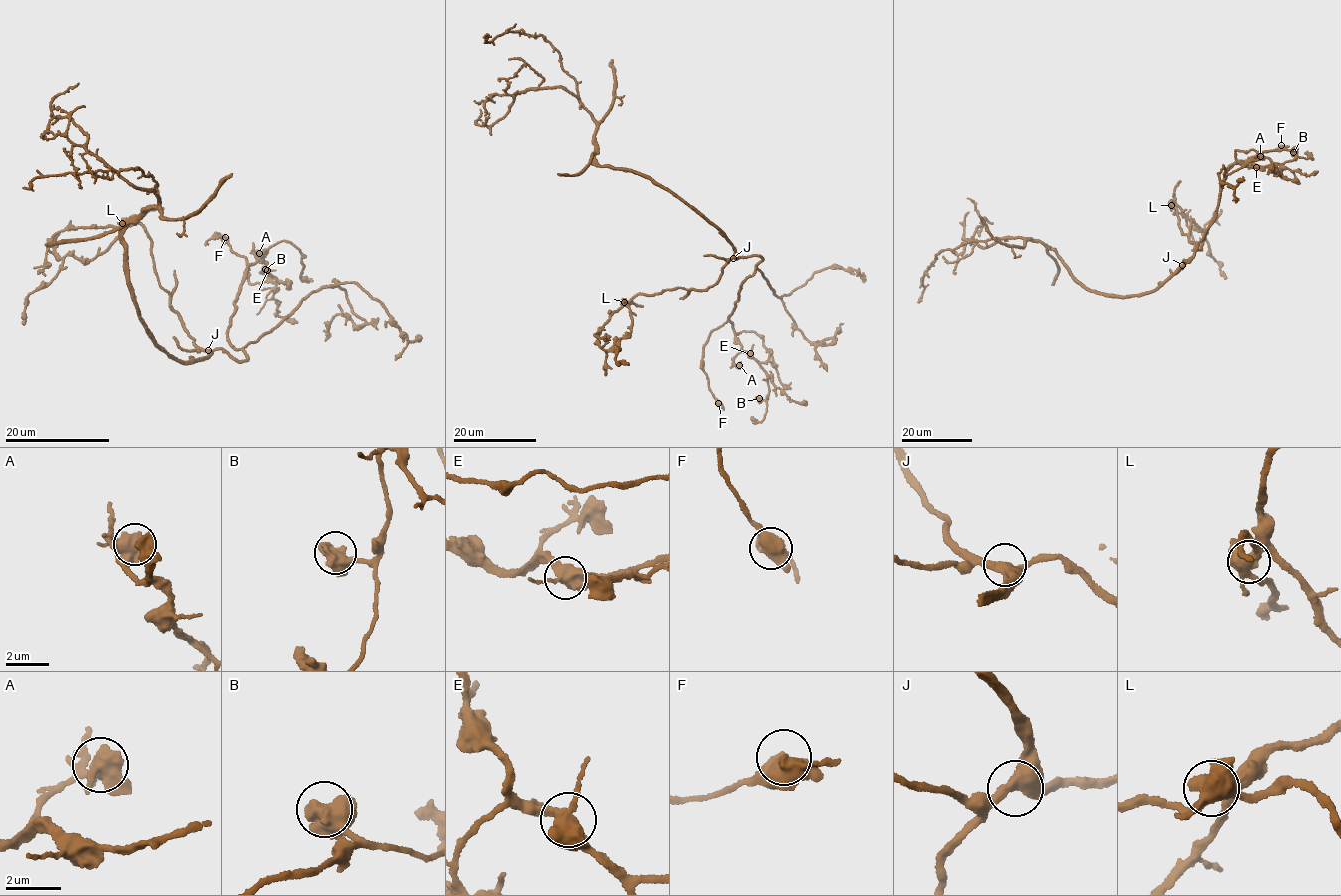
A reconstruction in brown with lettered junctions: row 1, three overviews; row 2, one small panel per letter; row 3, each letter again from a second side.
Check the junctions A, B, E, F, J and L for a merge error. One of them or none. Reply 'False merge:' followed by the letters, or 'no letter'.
False merge: L

